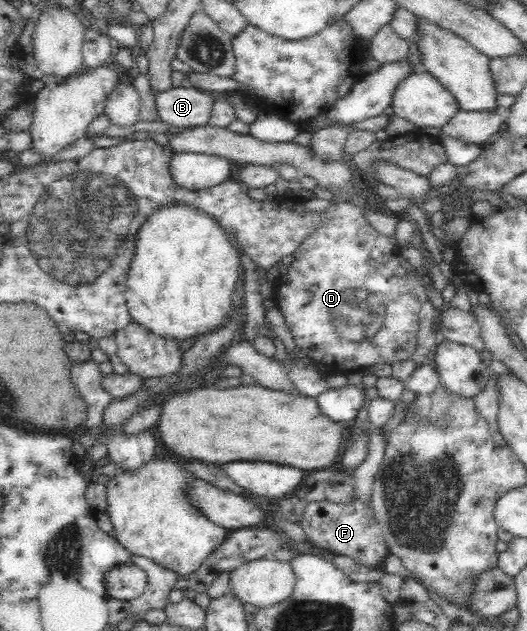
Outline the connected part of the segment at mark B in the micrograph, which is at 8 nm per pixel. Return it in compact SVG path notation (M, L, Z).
M186 83L167 91L159 91L155 95L157 121L161 121L173 130L208 125L215 97L214 93L203 92Z

